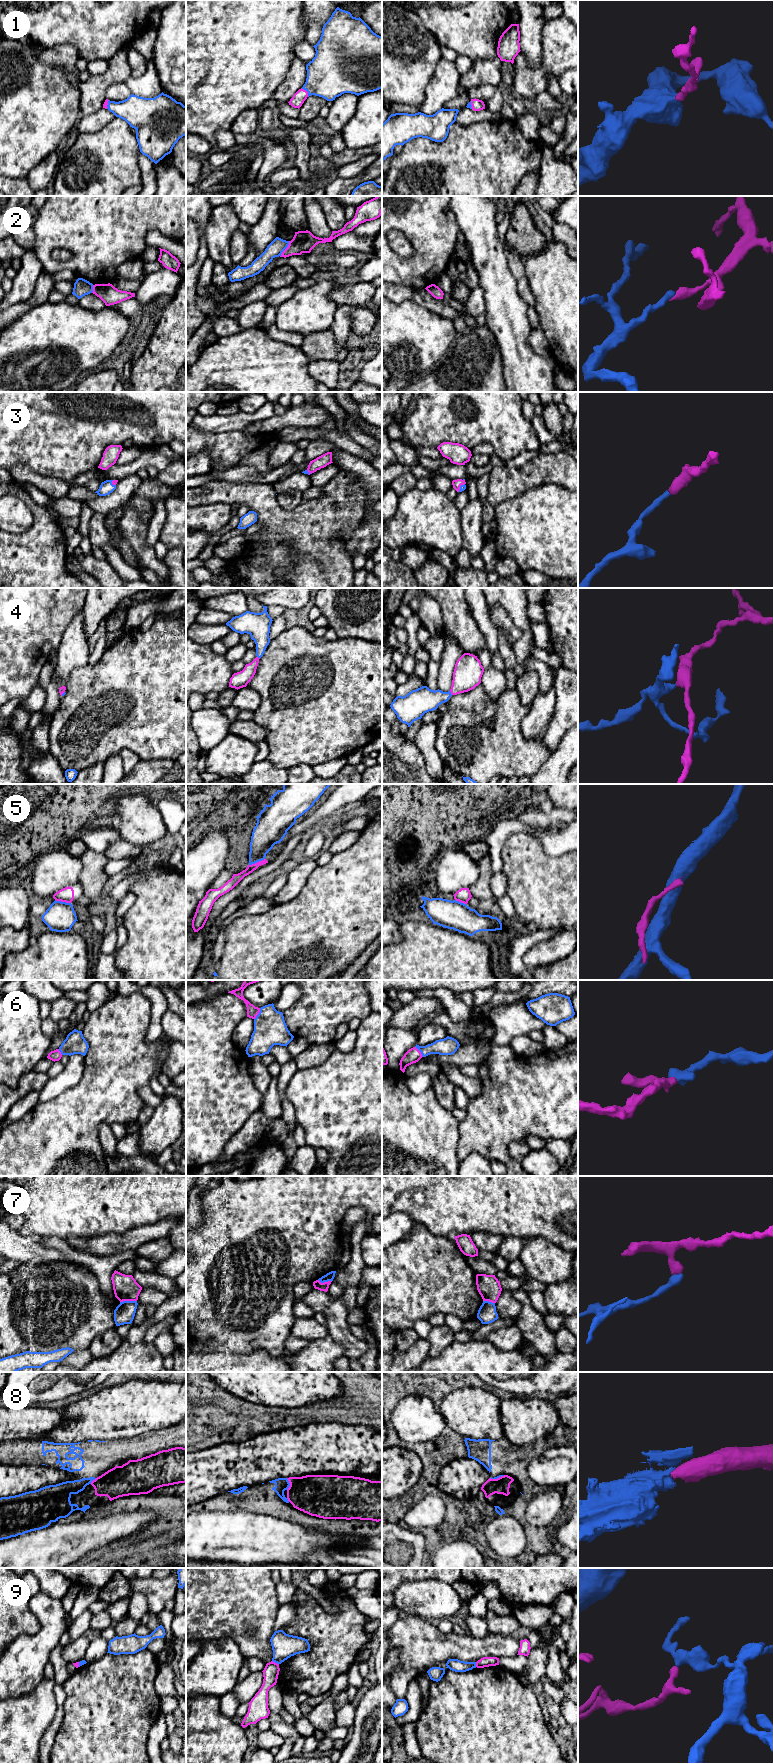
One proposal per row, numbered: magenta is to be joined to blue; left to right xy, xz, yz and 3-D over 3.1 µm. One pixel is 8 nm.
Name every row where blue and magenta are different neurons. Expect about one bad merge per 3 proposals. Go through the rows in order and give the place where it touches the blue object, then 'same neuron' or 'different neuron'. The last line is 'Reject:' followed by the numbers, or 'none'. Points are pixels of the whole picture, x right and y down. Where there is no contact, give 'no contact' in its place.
1: meets blue in xz at (306, 90); same neuron
2: meets blue in xz at (285, 248); different neuron
3: meets blue in yz at (460, 487); same neuron
4: meets blue in yz at (450, 693); same neuron
5: meets blue in xy at (63, 902); same neuron
6: meets blue in xz at (258, 1014); same neuron
7: meets blue in xy at (128, 1301); different neuron
8: meets blue in xz at (289, 1484); same neuron
9: meets blue in xz at (275, 1662); different neuron
Reject: 2, 7, 9

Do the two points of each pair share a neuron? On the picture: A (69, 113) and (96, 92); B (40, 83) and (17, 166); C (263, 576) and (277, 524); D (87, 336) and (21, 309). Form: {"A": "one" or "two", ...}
{"A": "two", "B": "one", "C": "two", "D": "two"}

